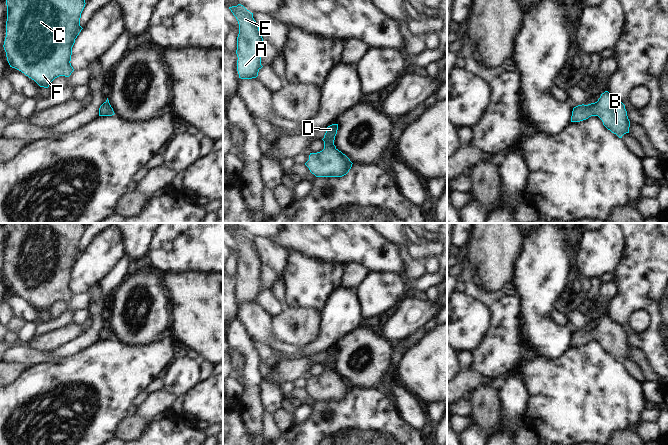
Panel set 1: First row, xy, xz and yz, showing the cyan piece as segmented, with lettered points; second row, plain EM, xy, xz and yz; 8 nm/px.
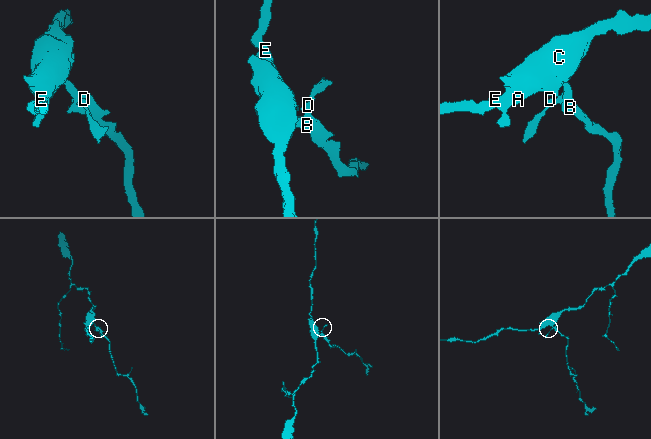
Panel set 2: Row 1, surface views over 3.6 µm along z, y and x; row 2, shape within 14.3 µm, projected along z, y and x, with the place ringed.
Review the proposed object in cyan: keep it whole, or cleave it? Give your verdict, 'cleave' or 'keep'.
keep

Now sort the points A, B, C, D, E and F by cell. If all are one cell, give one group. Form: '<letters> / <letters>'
A B C D E F

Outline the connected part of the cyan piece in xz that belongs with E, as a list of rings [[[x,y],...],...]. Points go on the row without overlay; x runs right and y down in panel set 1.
[[[243,229],[229,231],[239,248],[237,261],[237,295],[239,302],[252,303],[258,300],[261,289],[261,267],[263,262],[259,250],[253,242],[253,237]]]

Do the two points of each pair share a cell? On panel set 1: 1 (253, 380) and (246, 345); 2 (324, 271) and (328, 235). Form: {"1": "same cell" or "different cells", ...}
{"1": "same cell", "2": "different cells"}

